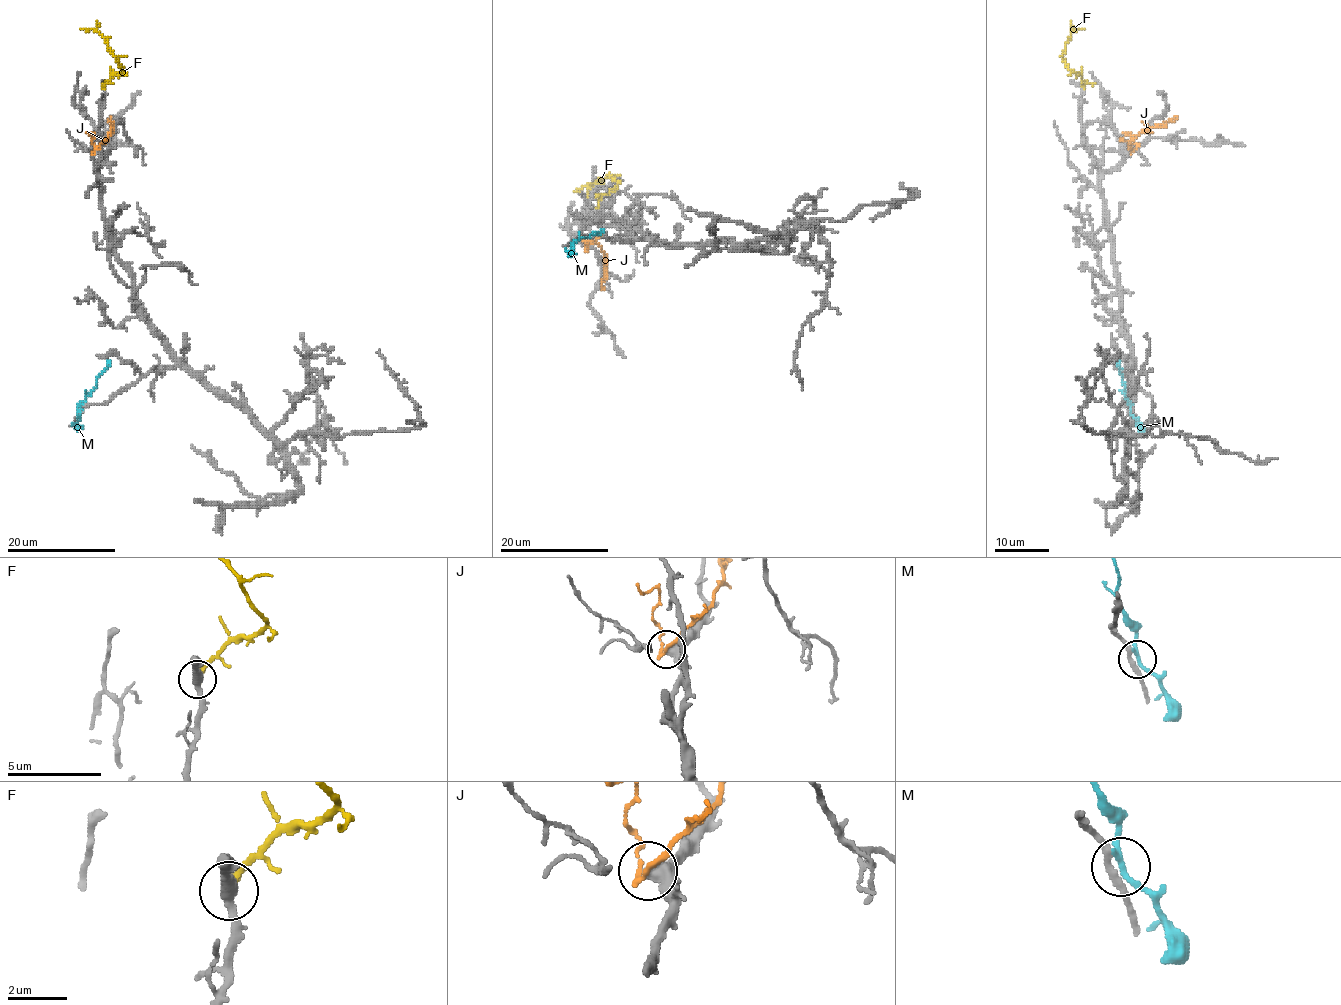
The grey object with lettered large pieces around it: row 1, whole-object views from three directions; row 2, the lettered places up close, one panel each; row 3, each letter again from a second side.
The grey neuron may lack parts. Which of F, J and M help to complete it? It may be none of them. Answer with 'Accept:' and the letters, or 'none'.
Accept: F

